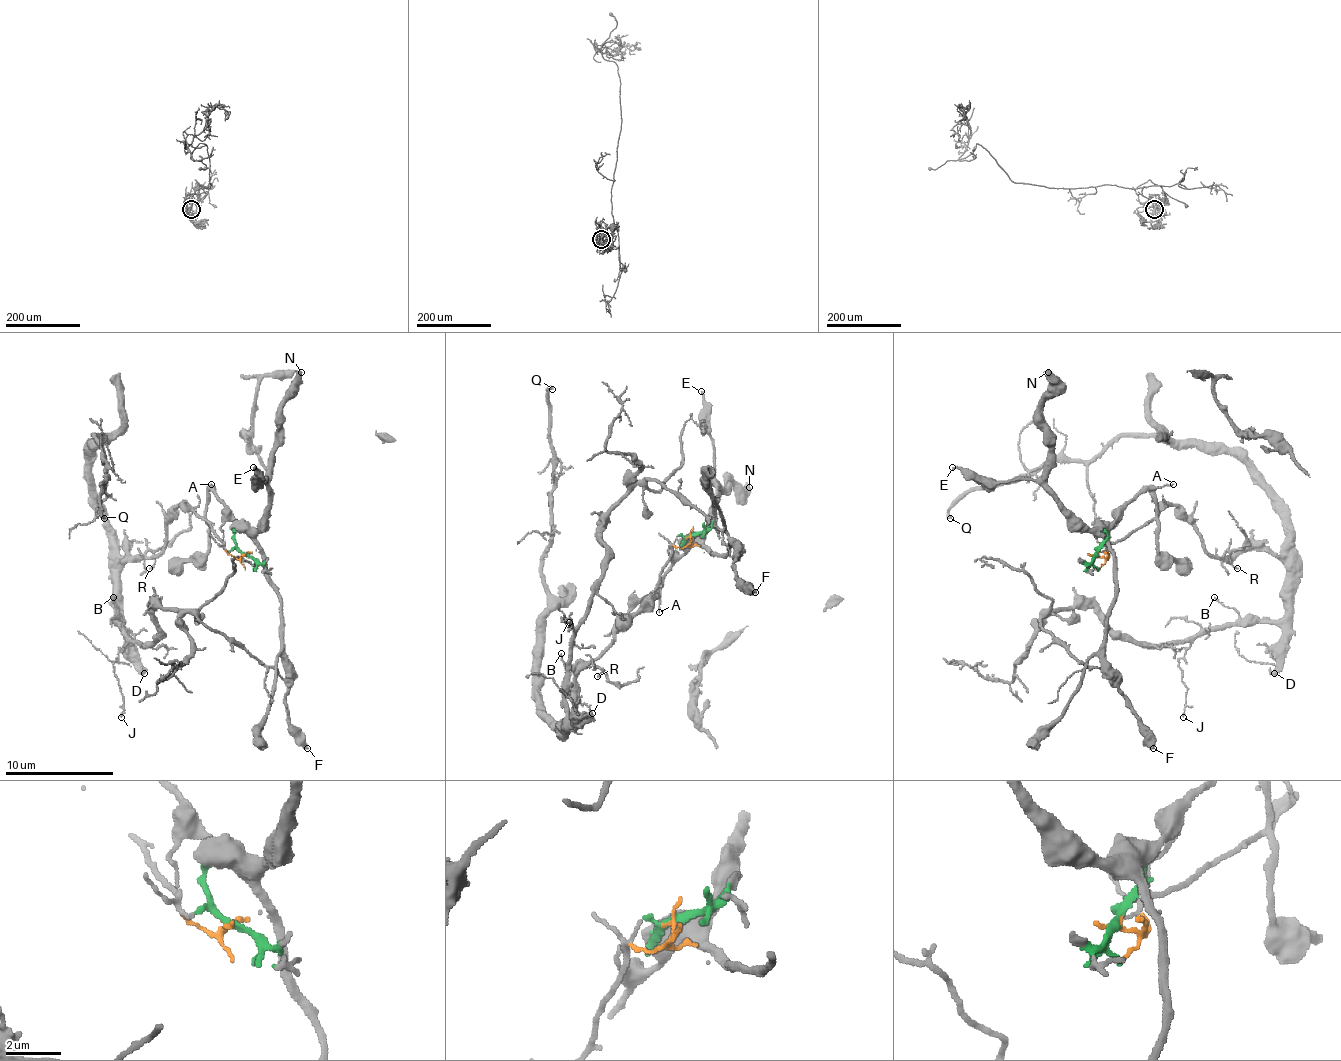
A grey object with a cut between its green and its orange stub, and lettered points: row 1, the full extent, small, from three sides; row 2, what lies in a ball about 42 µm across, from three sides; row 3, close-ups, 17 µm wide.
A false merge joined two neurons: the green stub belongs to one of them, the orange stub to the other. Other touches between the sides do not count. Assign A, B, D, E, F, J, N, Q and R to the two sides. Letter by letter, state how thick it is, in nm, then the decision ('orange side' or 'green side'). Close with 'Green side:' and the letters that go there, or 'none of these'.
A: calibre 110 nm; green side
B: calibre 100 nm; orange side
D: calibre 440 nm; orange side
E: calibre 160 nm; green side
F: calibre 440 nm; green side
J: calibre 90 nm; orange side
N: calibre 550 nm; green side
Q: calibre 160 nm; orange side
R: calibre 120 nm; orange side
Green side: A, E, F, N

